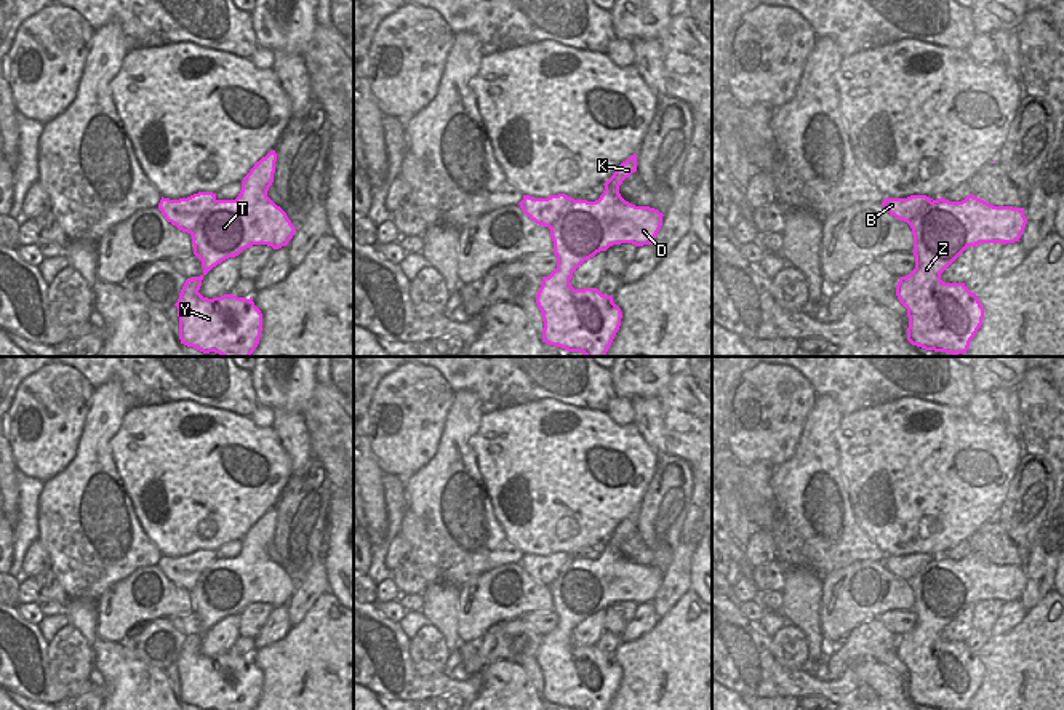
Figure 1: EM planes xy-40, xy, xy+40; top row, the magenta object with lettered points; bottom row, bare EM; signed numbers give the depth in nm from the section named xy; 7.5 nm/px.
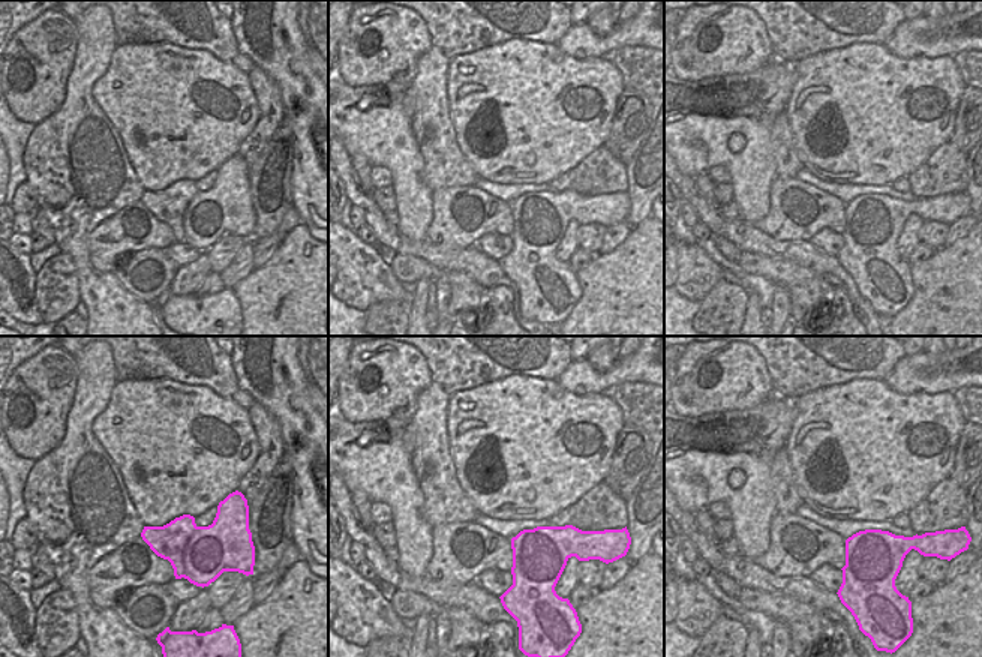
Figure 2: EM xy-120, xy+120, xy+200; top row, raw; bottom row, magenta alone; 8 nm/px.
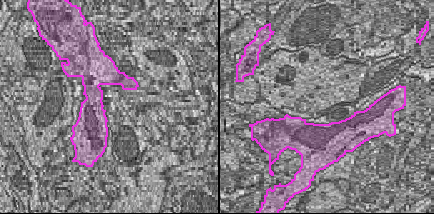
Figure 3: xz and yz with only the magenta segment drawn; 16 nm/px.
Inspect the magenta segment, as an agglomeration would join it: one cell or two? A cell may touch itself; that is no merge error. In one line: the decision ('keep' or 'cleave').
cleave

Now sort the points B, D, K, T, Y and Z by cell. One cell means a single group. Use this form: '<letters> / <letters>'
B / D K T Y Z

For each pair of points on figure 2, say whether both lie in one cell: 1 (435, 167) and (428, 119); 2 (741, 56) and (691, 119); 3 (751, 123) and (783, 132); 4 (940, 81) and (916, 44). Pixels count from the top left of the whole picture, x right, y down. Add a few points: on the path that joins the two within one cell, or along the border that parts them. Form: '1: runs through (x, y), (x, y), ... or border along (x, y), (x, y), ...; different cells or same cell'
1: runs through (438, 155), (437, 131); same cell
2: border along (760, 66), (750, 72), (709, 75), (691, 81); different cells
3: border along (784, 110), (775, 117), (771, 129), (774, 162); different cells
4: border along (891, 51), (901, 57), (952, 57); different cells

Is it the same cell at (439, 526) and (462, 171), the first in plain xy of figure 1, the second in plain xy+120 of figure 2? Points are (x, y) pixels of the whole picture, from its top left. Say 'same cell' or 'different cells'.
same cell

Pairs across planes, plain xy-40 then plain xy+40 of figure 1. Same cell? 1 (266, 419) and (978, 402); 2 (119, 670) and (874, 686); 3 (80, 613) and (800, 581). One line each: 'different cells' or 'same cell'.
1: same cell
2: same cell
3: same cell

